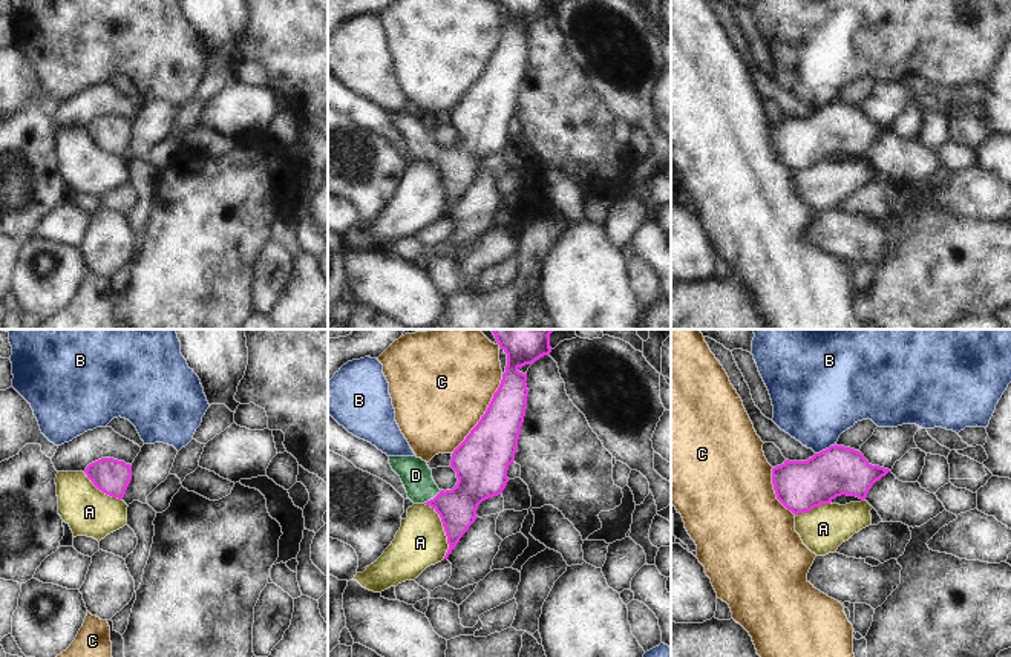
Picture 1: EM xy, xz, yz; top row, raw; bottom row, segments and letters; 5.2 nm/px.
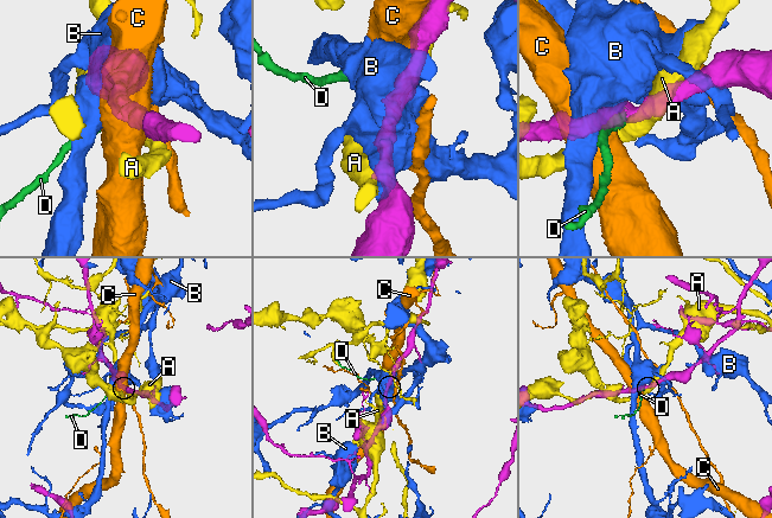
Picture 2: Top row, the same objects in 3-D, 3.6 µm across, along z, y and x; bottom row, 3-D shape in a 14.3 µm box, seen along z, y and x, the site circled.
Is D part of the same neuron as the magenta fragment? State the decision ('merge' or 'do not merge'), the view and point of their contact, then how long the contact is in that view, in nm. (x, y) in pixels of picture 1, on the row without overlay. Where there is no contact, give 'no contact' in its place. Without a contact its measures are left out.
merge; meets magenta in xz at (434, 155); contact 120 nm long

